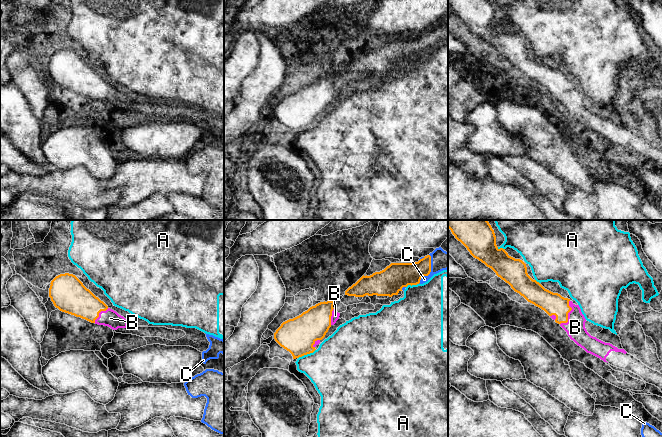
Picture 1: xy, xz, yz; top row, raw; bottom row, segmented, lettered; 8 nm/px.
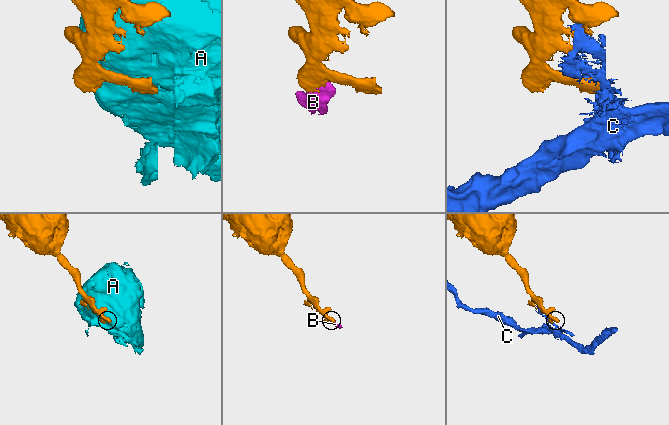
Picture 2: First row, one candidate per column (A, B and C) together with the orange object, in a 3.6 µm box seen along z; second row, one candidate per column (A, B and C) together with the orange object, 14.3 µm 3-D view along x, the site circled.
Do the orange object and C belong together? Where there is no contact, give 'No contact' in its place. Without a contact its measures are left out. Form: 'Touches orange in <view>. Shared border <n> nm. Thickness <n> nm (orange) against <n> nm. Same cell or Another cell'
Touches orange in xz. Shared border 260 nm. Thickness 200 nm (orange) against 160 nm. Another cell

